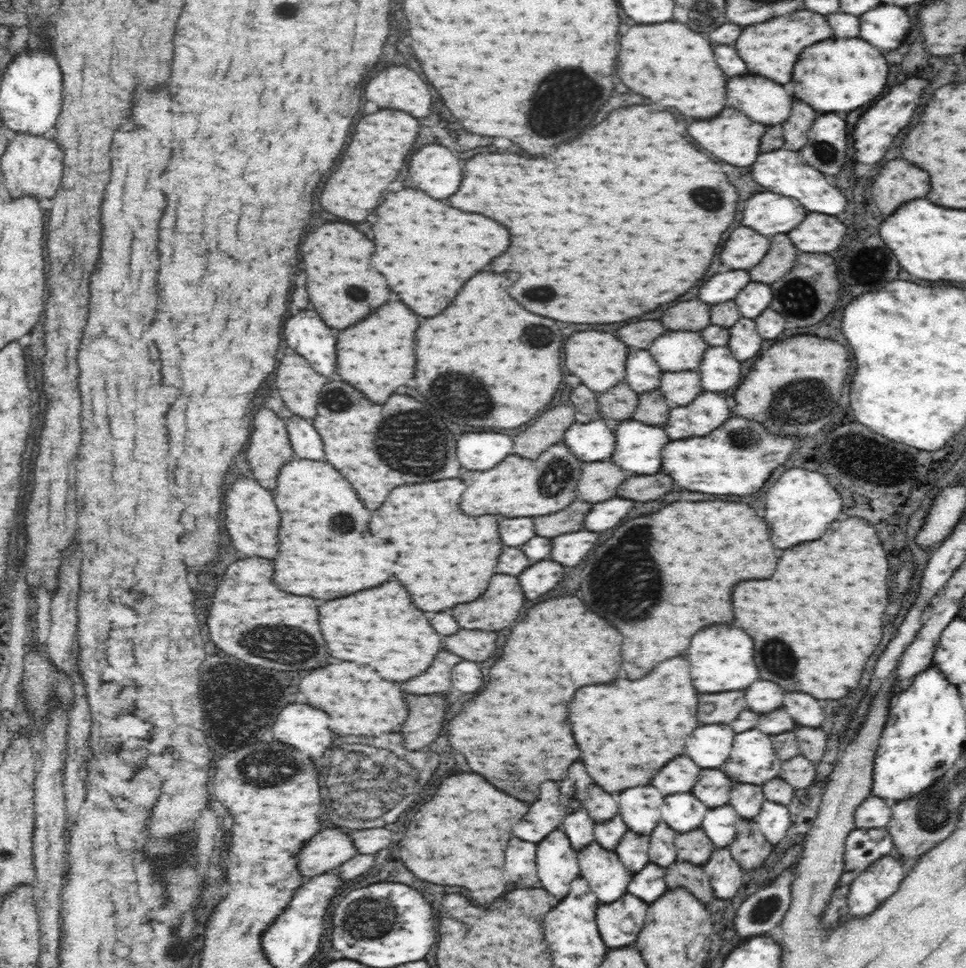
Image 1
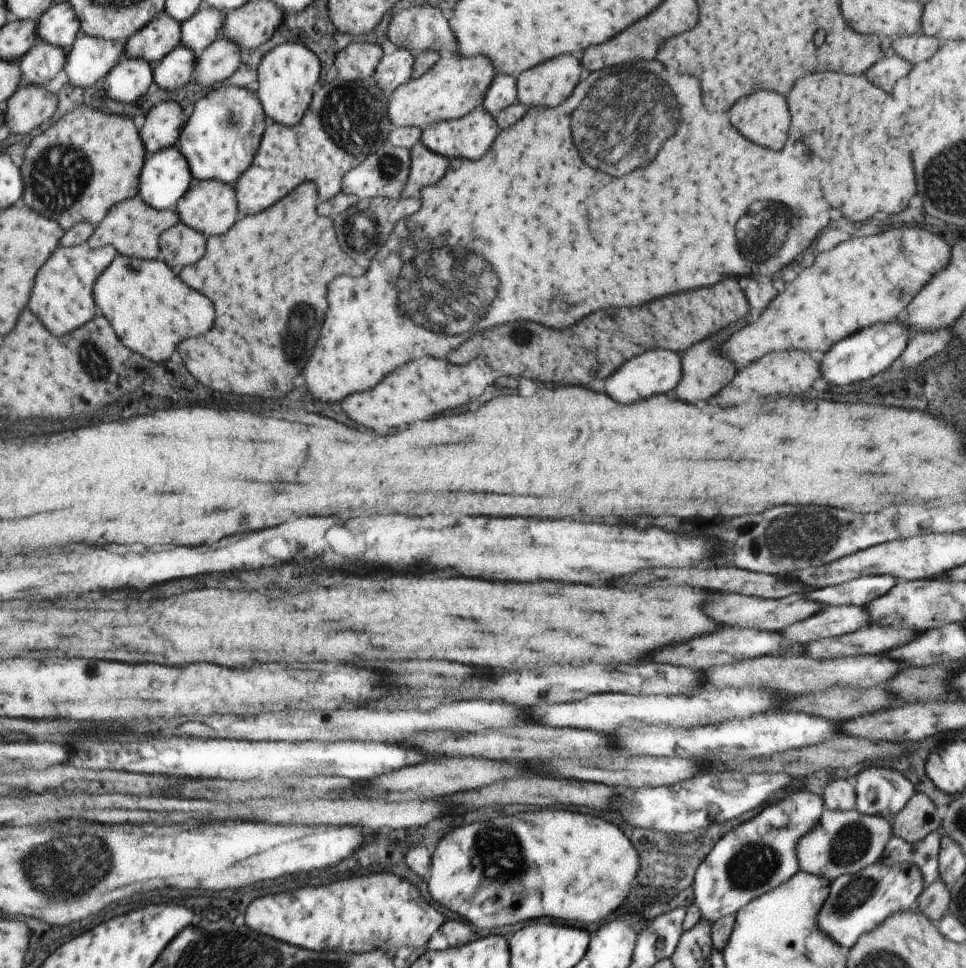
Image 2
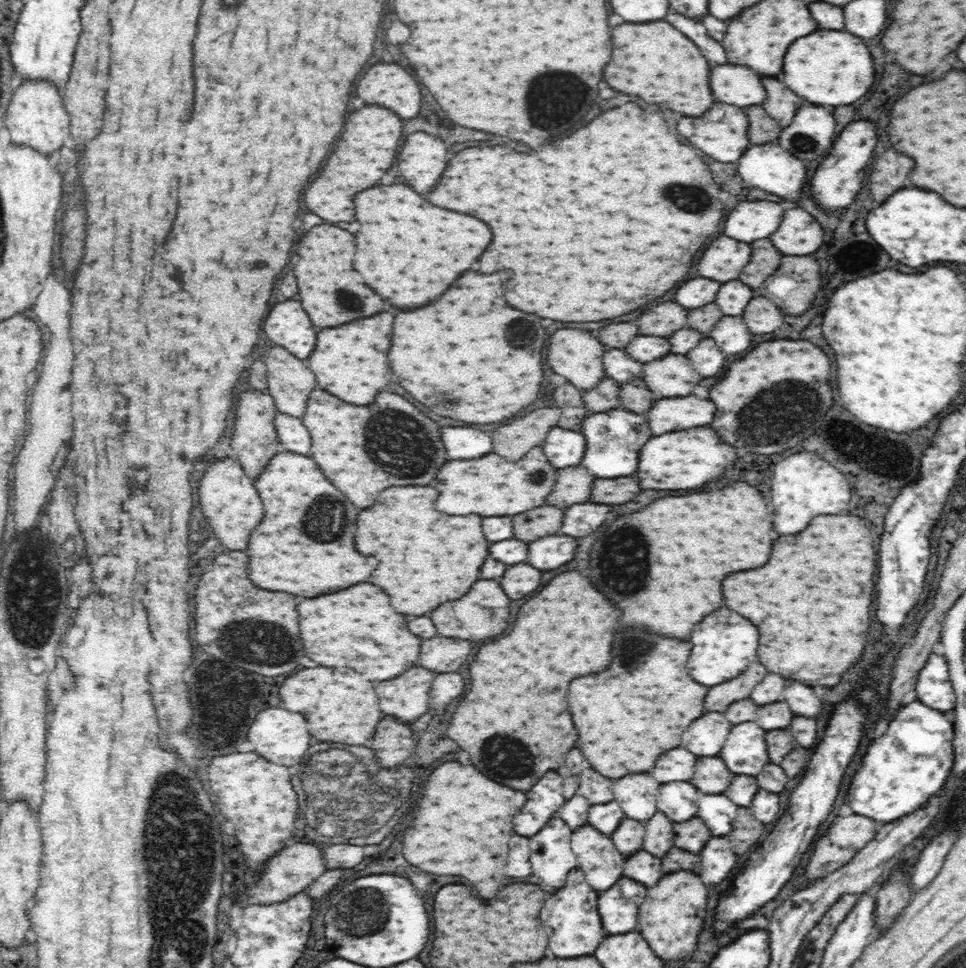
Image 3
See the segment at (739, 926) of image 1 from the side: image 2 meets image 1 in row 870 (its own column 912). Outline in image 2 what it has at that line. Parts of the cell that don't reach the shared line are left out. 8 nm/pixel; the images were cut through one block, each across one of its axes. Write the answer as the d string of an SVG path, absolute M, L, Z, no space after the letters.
M869 767L862 770L860 774L856 775L853 779L853 785L855 787L856 795L856 806L862 814L867 815L878 815L879 817L885 818L887 821L892 822L893 817L897 812L900 812L911 796L916 792L912 782L890 768L883 767Z

